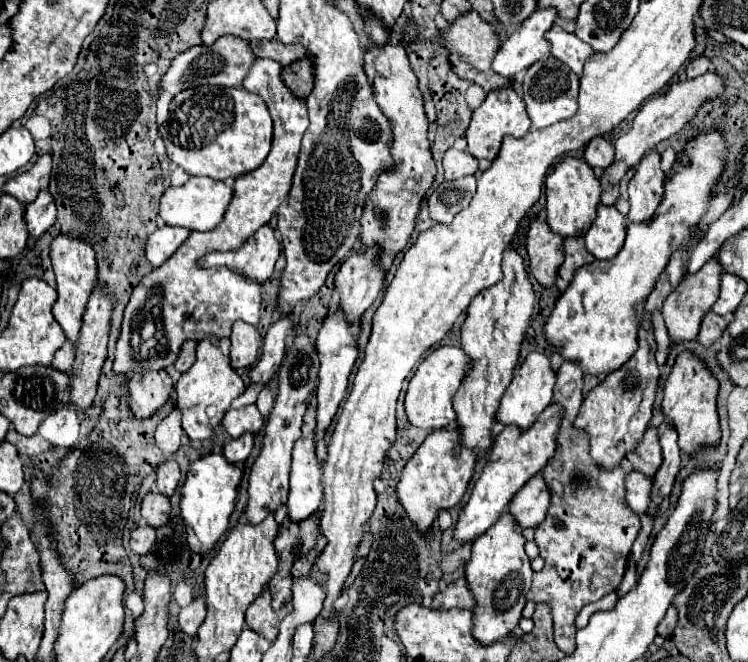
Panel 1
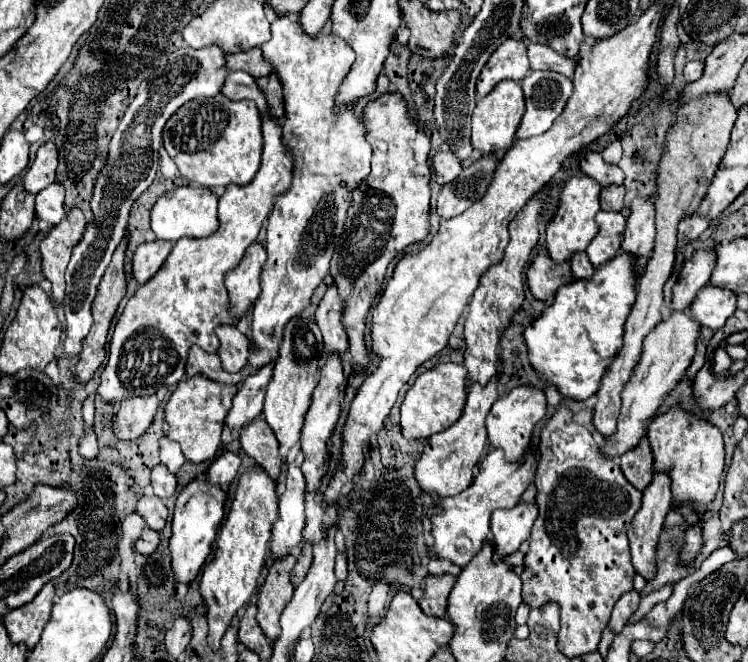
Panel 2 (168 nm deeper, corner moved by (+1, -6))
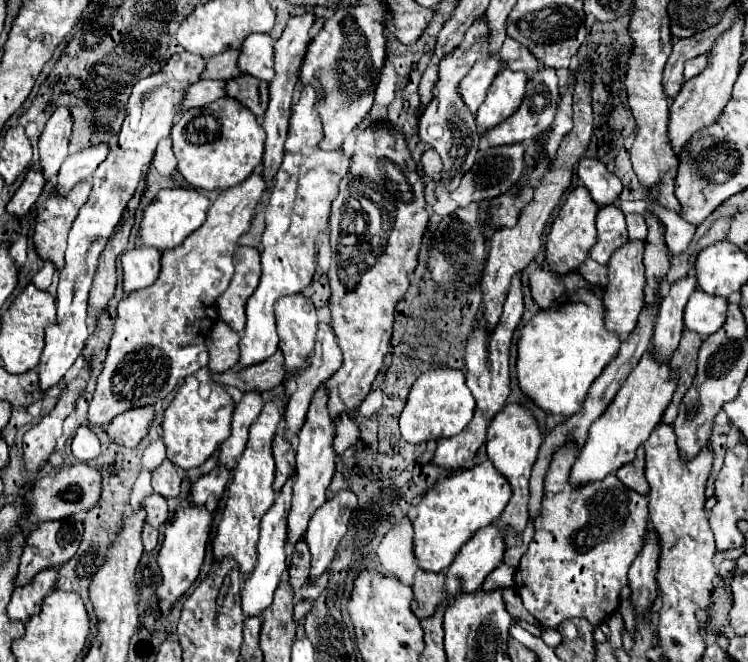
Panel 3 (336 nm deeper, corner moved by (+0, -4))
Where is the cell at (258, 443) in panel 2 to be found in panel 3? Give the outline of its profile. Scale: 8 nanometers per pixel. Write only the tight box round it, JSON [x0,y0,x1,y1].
[272,434,294,490]

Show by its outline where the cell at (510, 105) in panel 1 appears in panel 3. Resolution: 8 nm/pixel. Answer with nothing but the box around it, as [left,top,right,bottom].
[476,68,526,132]

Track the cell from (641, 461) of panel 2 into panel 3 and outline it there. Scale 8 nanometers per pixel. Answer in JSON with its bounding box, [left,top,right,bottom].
[616,446,650,496]

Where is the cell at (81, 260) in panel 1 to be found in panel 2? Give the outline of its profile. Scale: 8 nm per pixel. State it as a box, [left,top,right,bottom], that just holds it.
[39,208,85,304]

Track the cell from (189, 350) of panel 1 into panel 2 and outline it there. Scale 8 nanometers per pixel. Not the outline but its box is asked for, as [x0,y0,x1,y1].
[185,346,257,384]

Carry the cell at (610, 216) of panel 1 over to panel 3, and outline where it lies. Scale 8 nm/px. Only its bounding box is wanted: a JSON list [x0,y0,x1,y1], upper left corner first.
[590,204,628,264]

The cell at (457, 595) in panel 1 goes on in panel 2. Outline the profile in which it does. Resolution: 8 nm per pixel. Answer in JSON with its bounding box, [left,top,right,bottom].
[419,574,455,618]

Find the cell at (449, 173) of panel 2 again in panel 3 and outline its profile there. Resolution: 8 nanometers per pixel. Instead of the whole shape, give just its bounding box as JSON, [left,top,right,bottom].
[422,148,442,182]

